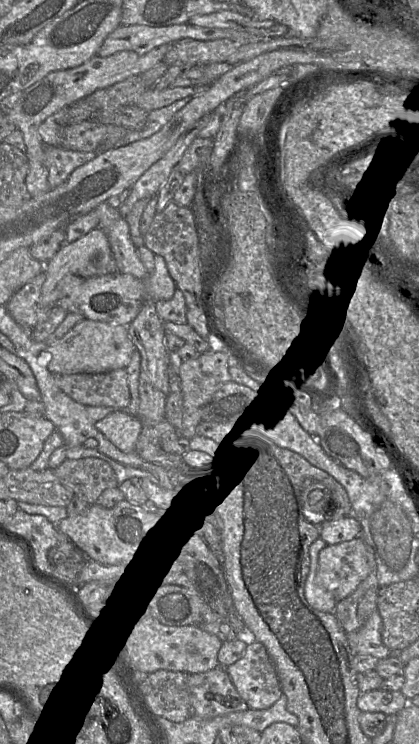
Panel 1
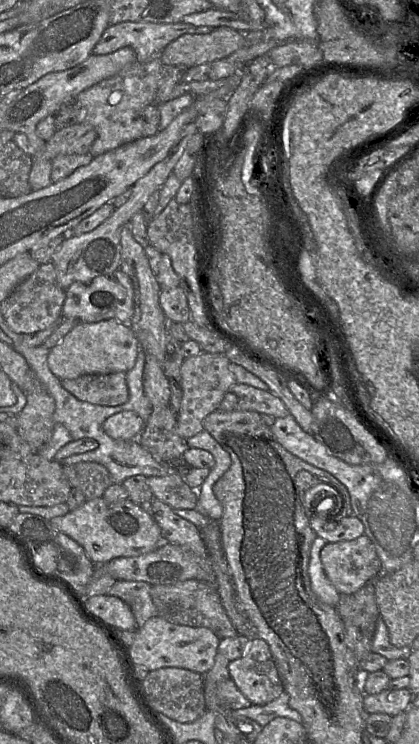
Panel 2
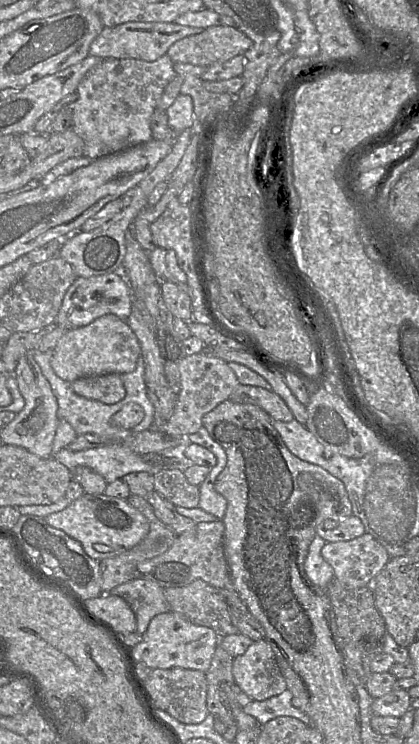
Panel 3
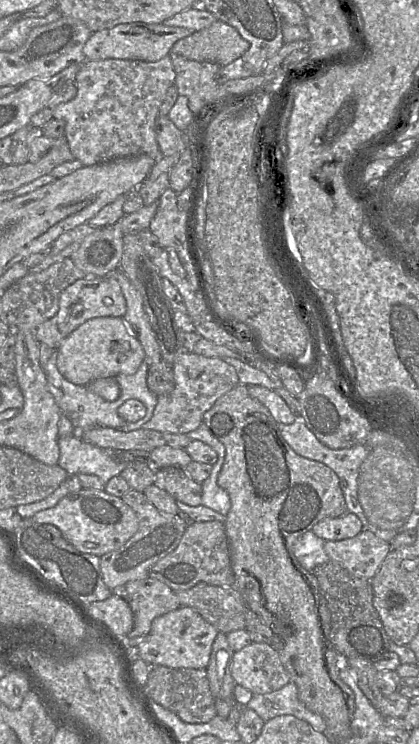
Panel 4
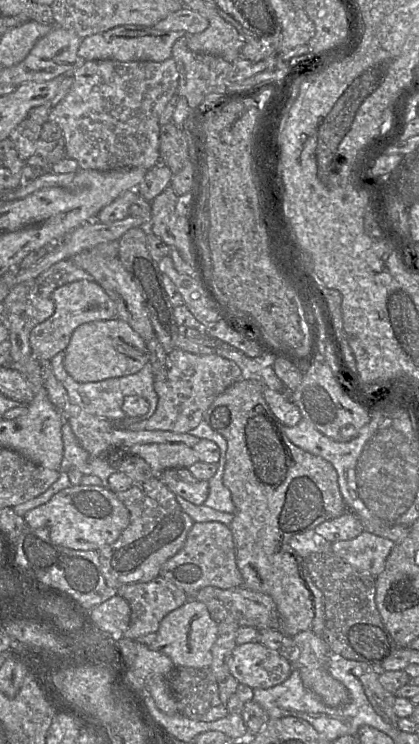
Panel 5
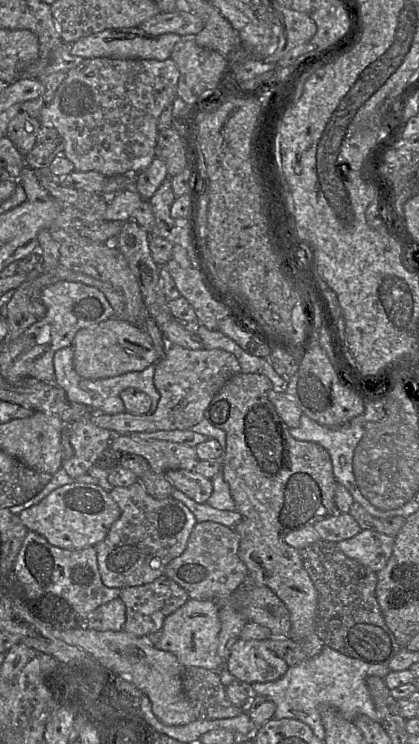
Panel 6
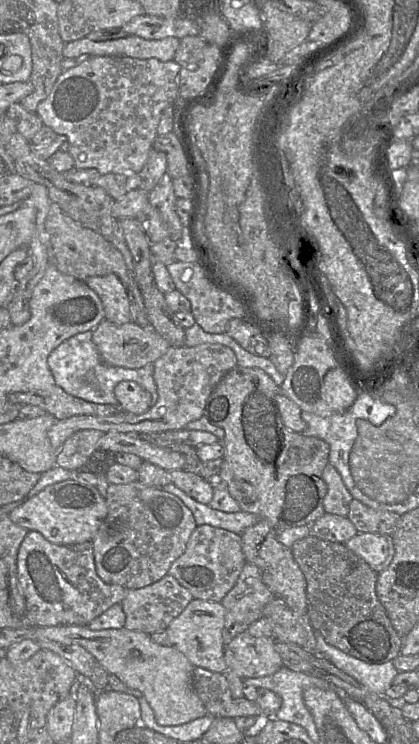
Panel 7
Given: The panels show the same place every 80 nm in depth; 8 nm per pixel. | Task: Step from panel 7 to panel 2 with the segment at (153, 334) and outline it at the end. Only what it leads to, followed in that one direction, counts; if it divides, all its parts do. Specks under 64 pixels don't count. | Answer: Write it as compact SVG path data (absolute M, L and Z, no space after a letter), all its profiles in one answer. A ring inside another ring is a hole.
M115 319L79 322L49 350L48 367L60 380L76 379L86 374L126 373L134 367L139 350L139 342L129 323Z

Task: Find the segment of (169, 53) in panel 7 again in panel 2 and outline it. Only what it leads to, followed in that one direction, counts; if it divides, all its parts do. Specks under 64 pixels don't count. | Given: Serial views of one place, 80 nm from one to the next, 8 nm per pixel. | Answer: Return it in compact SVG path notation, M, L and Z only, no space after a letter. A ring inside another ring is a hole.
M124 21L118 24L109 25L103 32L100 40L94 46L92 54L105 55L113 53L121 48L132 48L138 62L148 62L155 57L160 58L164 48L184 34L208 34L214 28L210 26L194 26L183 22L176 23L151 23Z

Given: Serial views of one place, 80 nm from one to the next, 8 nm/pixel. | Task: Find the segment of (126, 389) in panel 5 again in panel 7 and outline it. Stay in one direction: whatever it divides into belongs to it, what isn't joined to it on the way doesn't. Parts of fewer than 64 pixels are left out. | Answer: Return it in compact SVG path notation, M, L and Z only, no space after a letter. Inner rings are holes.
M92 331L77 334L60 344L49 356L48 366L56 386L67 394L81 400L118 406L115 387L122 381L134 381L151 395L151 406L158 401L157 387L154 381L154 364L147 364L140 369L127 369L105 364L92 341Z

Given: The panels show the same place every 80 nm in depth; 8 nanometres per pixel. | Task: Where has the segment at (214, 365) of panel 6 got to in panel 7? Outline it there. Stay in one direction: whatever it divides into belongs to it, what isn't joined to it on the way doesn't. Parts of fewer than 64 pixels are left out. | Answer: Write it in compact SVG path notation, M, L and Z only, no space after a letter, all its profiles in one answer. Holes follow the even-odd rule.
M206 343L195 347L171 346L166 354L153 364L158 401L148 411L141 415L118 411L110 416L83 415L56 421L47 434L52 448L59 451L68 438L84 430L150 434L186 429L189 422L198 420L204 415L207 401L214 389L232 369L238 366L238 361L234 351L229 347Z

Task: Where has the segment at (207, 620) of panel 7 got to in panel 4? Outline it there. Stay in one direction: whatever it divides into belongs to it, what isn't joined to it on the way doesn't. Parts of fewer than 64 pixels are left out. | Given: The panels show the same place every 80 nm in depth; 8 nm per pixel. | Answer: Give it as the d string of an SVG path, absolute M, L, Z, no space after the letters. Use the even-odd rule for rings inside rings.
M180 606L173 611L156 617L152 621L145 641L137 647L132 648L134 658L140 658L150 665L203 669L208 666L212 644L218 632L195 609Z

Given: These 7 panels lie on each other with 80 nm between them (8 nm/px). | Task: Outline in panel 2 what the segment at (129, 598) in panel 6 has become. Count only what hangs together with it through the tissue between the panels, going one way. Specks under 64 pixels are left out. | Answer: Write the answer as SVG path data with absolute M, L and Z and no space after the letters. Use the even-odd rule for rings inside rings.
M118 579L108 590L108 594L121 598L130 606L138 629L150 617L158 616L158 610L152 601L150 589L151 584L147 582Z

